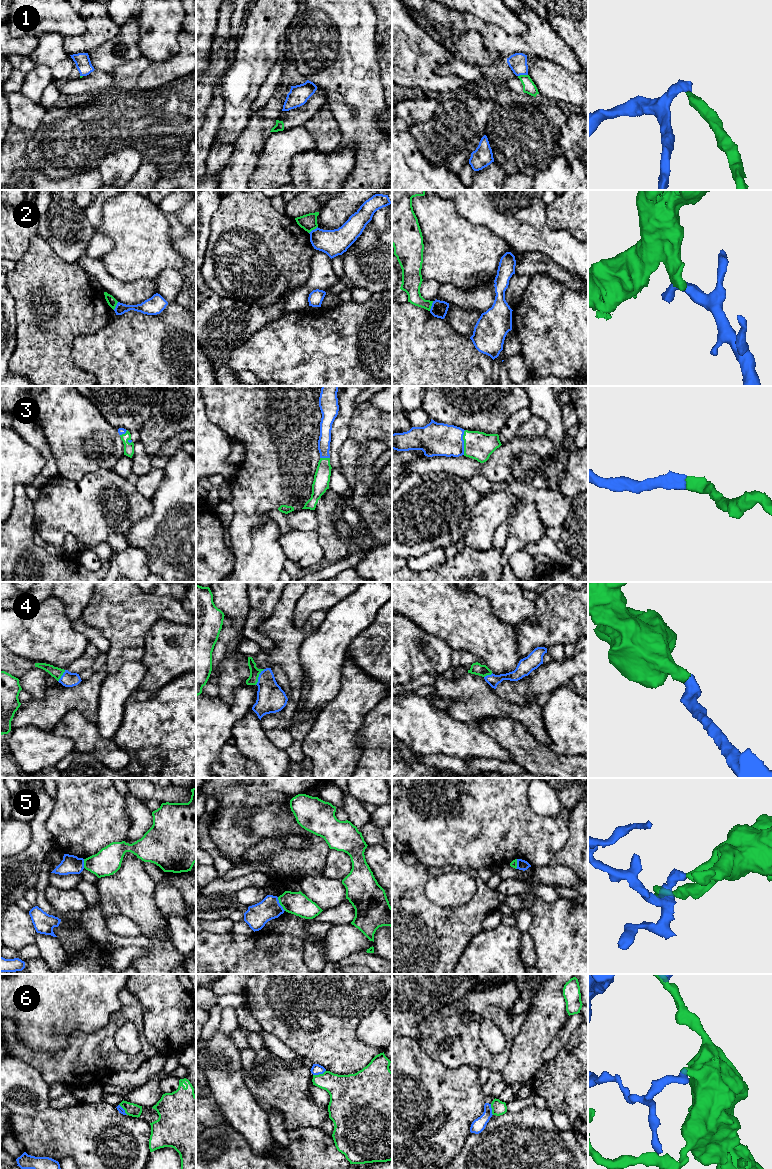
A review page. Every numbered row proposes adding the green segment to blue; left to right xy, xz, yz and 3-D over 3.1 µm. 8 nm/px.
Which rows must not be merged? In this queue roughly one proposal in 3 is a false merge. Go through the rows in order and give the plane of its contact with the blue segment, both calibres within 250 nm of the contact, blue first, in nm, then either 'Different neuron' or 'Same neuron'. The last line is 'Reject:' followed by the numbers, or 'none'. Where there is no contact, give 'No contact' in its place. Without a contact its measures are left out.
1: Touches blue in yz. Thickness 150 nm (blue) against 100 nm. Different neuron
2: Touches blue in yz. Thickness 130 nm (blue) against 160 nm. Different neuron
3: Touches blue in yz. Thickness 280 nm (blue) against 220 nm. Same neuron
4: Touches blue in xz. Thickness 220 nm (blue) against 80 nm. Same neuron
5: Touches blue in xz. Thickness 180 nm (blue) against 190 nm. Different neuron
6: Touches blue in xz. Thickness 90 nm (blue) against 260 nm. Different neuron
Reject: 1, 2, 5, 6

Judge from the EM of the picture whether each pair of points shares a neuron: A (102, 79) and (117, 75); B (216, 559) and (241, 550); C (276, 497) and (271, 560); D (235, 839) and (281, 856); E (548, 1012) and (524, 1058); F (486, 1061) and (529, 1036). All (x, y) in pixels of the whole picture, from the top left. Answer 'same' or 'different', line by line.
A: different
B: different
C: same
D: different
E: same
F: different

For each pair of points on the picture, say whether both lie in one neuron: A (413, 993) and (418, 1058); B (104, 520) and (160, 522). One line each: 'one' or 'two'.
A: two
B: two

